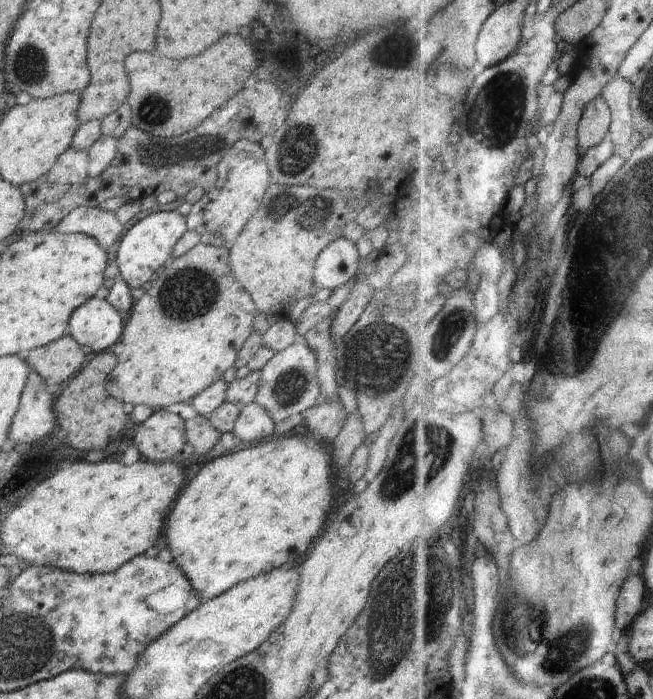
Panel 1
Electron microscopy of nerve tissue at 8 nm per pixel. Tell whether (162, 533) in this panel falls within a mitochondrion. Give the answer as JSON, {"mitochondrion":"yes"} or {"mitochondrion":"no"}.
{"mitochondrion":"no"}

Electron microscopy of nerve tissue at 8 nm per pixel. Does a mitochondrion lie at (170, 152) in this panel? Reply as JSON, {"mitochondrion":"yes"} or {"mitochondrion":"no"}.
{"mitochondrion":"yes"}

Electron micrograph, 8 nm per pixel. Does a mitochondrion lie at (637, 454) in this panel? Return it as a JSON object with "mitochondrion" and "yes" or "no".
{"mitochondrion":"no"}

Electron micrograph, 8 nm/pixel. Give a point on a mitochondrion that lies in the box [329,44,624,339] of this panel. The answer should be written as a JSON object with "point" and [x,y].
{"point":[496,115]}

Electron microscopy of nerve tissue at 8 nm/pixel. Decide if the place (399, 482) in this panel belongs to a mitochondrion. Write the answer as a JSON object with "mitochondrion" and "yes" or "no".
{"mitochondrion":"yes"}

